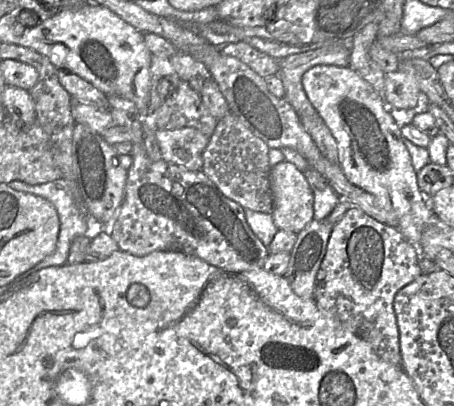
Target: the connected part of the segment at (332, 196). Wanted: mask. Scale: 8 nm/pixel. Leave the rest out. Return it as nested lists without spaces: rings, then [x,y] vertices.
[[[314,168],[303,173],[314,194],[314,220],[324,220],[340,202],[340,197],[327,180]]]

